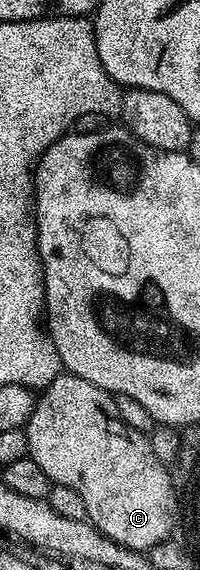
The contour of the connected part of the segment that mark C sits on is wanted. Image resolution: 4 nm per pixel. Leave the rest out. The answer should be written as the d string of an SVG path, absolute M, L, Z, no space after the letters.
M62 371L52 383L48 383L37 394L32 415L24 426L28 438L28 456L48 475L54 485L72 487L80 499L84 499L86 516L108 539L120 543L129 549L149 551L162 541L171 540L174 520L180 514L180 508L170 497L170 481L166 481L164 469L158 469L160 459L150 446L147 434L136 431L120 419L116 411L114 397L106 390L96 387L88 379Z

